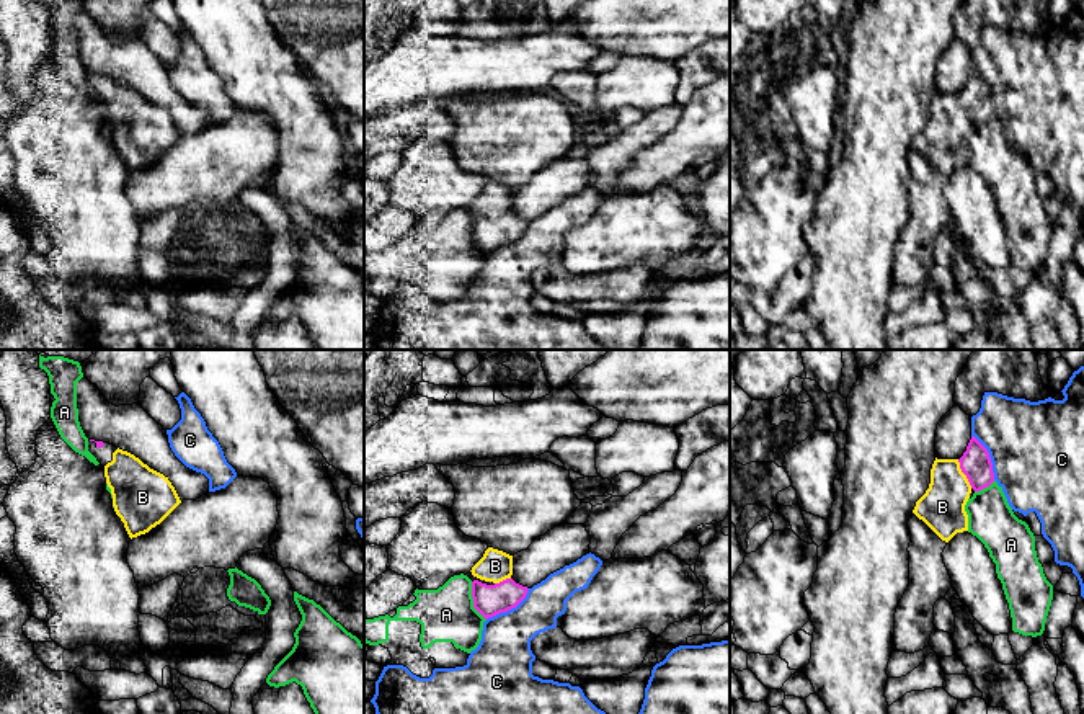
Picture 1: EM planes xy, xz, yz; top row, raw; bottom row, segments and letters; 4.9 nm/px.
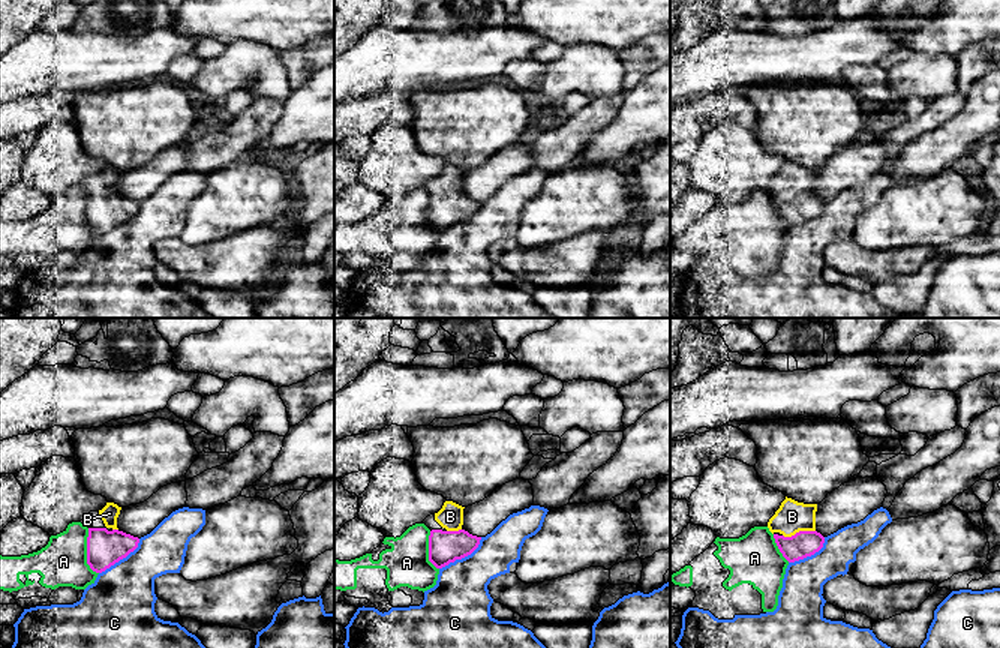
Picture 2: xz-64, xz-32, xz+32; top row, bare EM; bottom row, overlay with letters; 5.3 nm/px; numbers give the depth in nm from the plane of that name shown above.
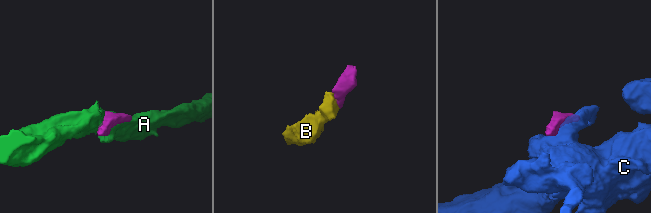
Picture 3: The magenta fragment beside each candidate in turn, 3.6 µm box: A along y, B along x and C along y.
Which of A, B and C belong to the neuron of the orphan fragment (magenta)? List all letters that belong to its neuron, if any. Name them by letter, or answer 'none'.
B

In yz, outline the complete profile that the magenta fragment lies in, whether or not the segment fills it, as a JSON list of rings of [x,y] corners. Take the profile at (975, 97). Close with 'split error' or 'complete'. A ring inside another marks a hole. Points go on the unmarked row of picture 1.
[[[971,70],[960,93],[937,93],[931,103],[931,118],[916,136],[913,147],[922,154],[942,175],[968,165],[965,139],[970,127],[994,116],[988,83]]] | split error

